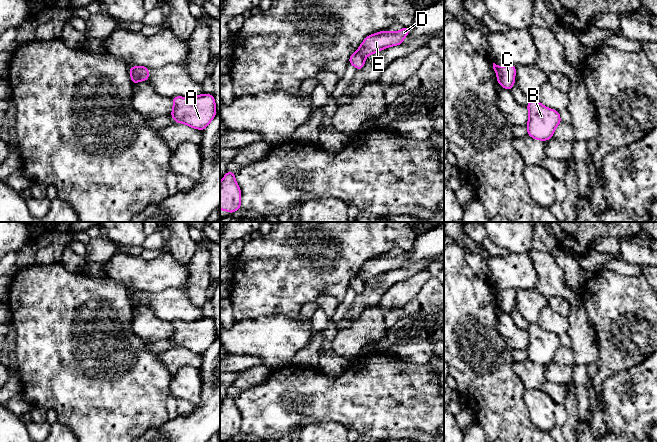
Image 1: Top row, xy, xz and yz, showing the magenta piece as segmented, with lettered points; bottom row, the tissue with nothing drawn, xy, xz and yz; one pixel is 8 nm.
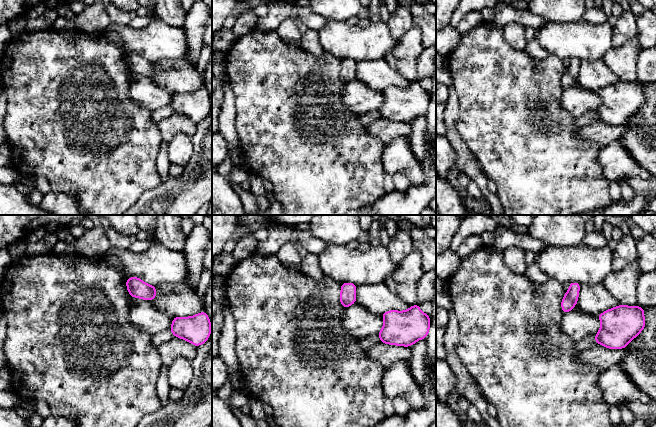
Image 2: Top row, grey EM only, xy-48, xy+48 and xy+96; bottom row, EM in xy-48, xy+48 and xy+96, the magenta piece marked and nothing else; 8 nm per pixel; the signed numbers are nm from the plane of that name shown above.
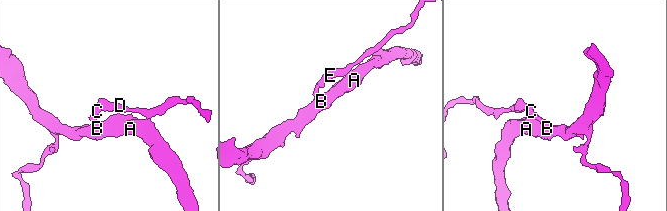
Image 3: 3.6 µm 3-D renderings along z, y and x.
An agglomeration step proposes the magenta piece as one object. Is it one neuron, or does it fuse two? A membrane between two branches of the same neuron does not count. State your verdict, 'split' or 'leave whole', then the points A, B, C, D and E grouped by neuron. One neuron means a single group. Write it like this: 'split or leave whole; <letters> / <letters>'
split; A B C / D E

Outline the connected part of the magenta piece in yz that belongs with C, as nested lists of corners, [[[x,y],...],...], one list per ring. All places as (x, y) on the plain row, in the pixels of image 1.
[[[513,289],[501,290],[497,299],[498,308],[511,314],[515,307],[516,291]]]

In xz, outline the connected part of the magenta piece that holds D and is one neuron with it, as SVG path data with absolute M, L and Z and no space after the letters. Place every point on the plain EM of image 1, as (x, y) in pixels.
M403 251L400 255L381 255L367 260L359 270L357 277L362 281L377 277L388 271L403 268L403 263L409 258L409 251Z

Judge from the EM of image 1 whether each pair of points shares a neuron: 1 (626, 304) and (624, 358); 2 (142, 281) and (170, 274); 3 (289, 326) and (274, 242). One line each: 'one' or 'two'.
1: one
2: one
3: two

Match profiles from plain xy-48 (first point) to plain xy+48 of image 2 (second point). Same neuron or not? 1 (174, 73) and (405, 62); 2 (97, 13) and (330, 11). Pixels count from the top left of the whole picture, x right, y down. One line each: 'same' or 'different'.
1: different
2: different

